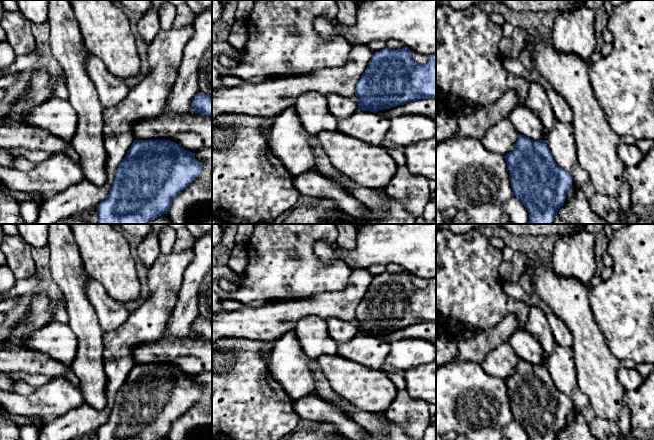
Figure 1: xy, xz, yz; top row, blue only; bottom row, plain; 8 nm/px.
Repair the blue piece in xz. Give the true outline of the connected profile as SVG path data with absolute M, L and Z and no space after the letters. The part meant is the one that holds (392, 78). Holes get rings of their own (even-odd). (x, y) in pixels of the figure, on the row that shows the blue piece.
M406 46L373 53L356 85L355 95L359 98L358 110L374 113L436 97L436 51L422 65L412 59Z

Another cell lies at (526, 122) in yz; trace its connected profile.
M517 105L508 116L516 131L525 137L539 141L544 136L541 119L525 105Z

